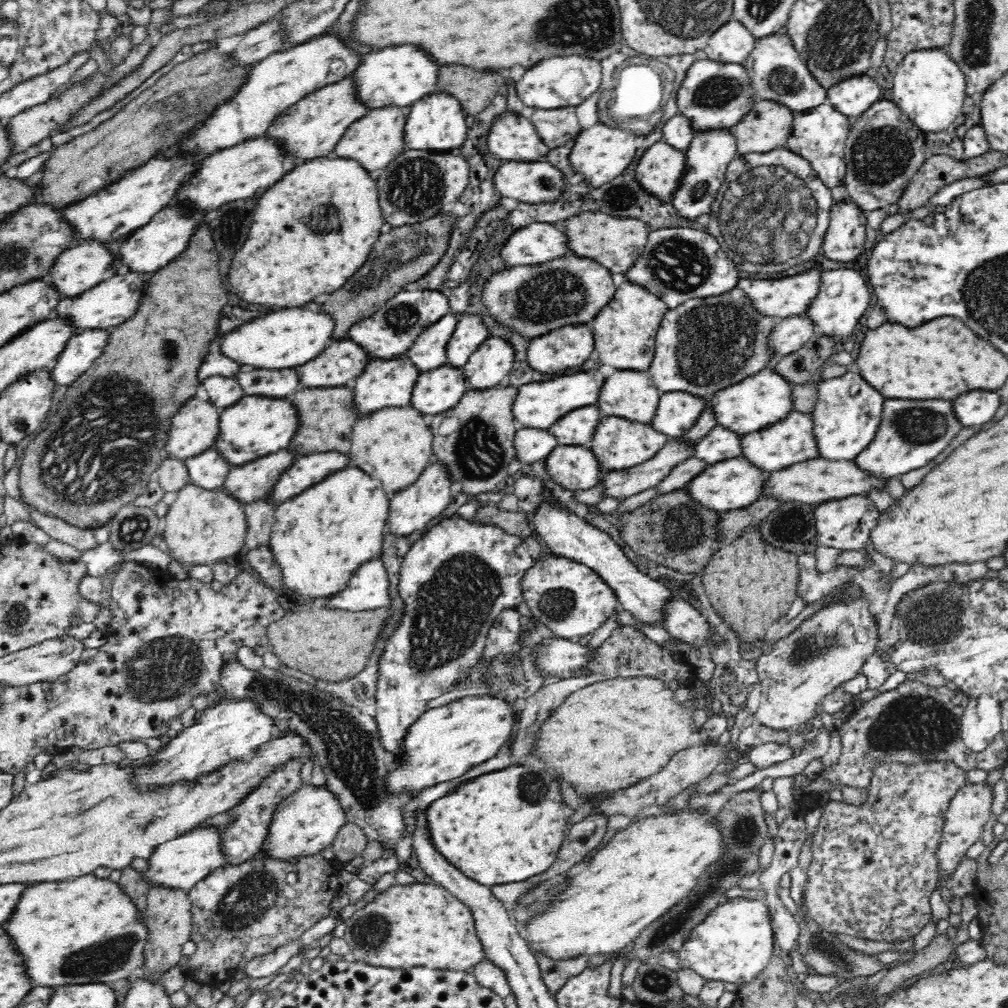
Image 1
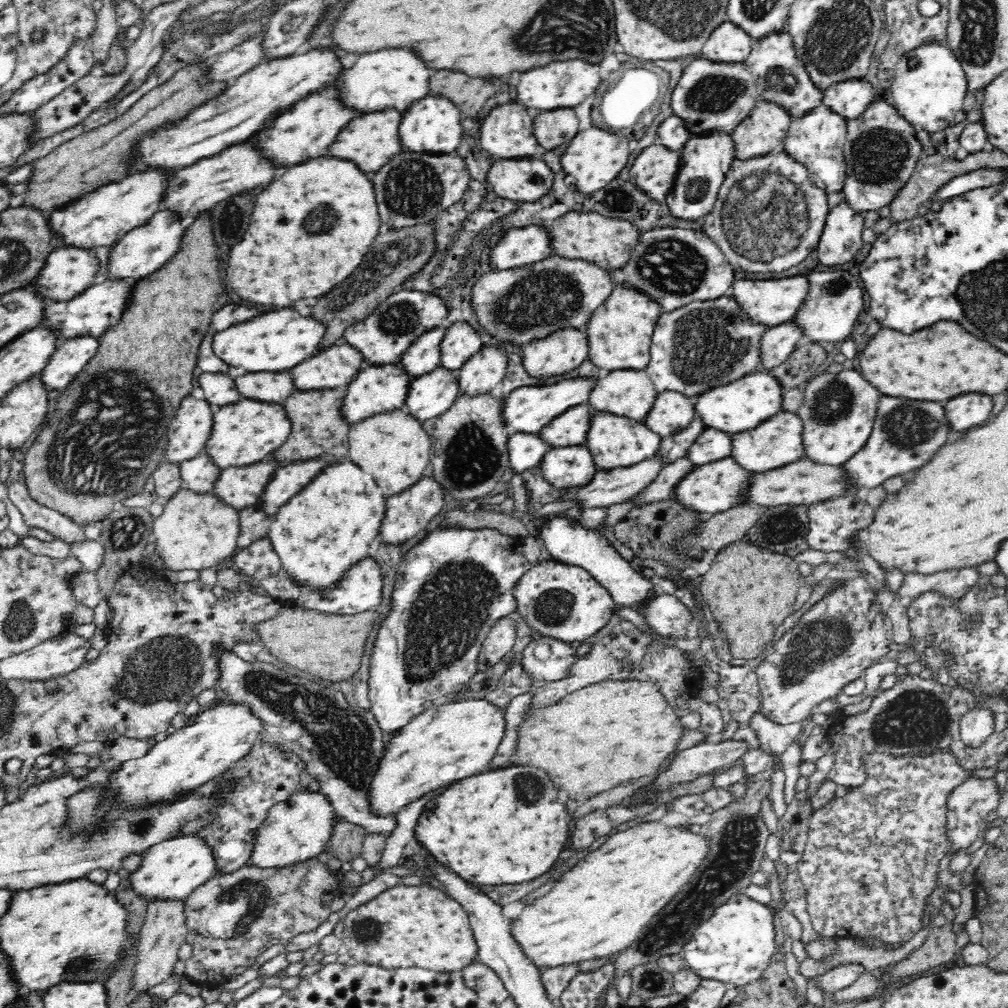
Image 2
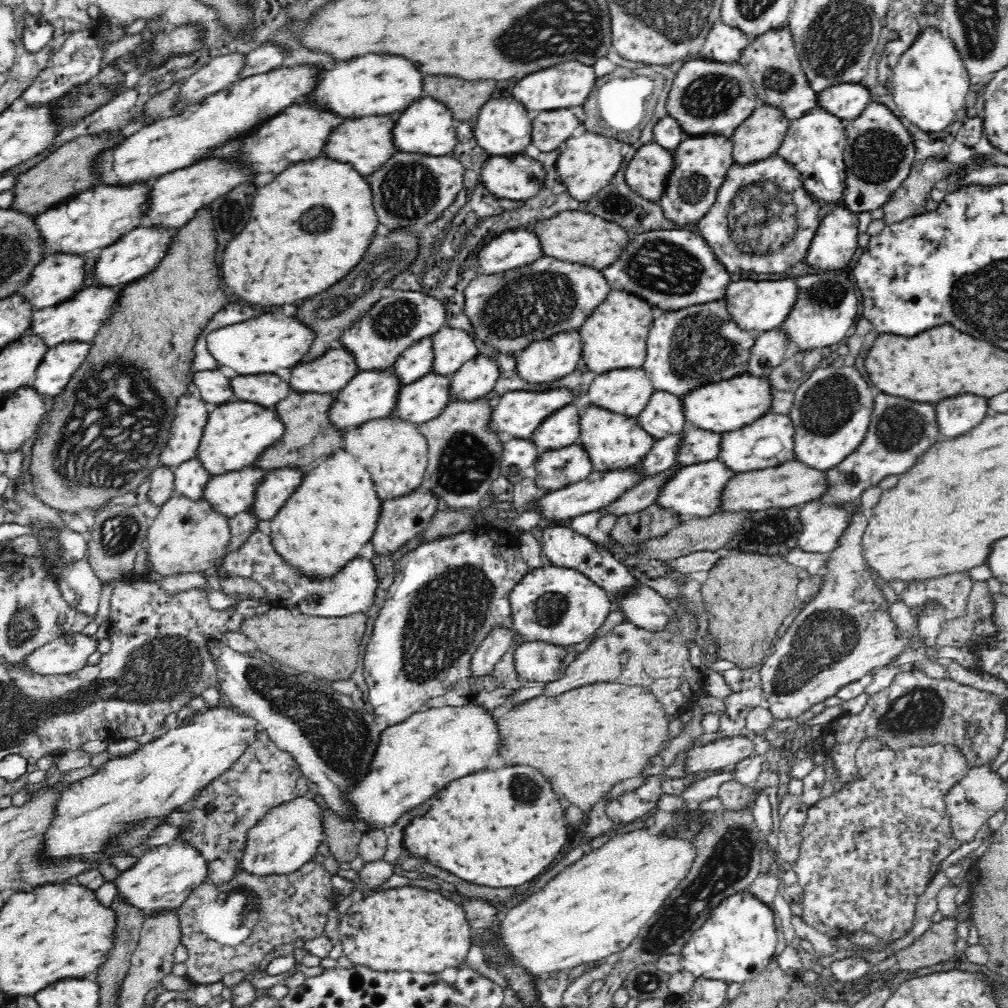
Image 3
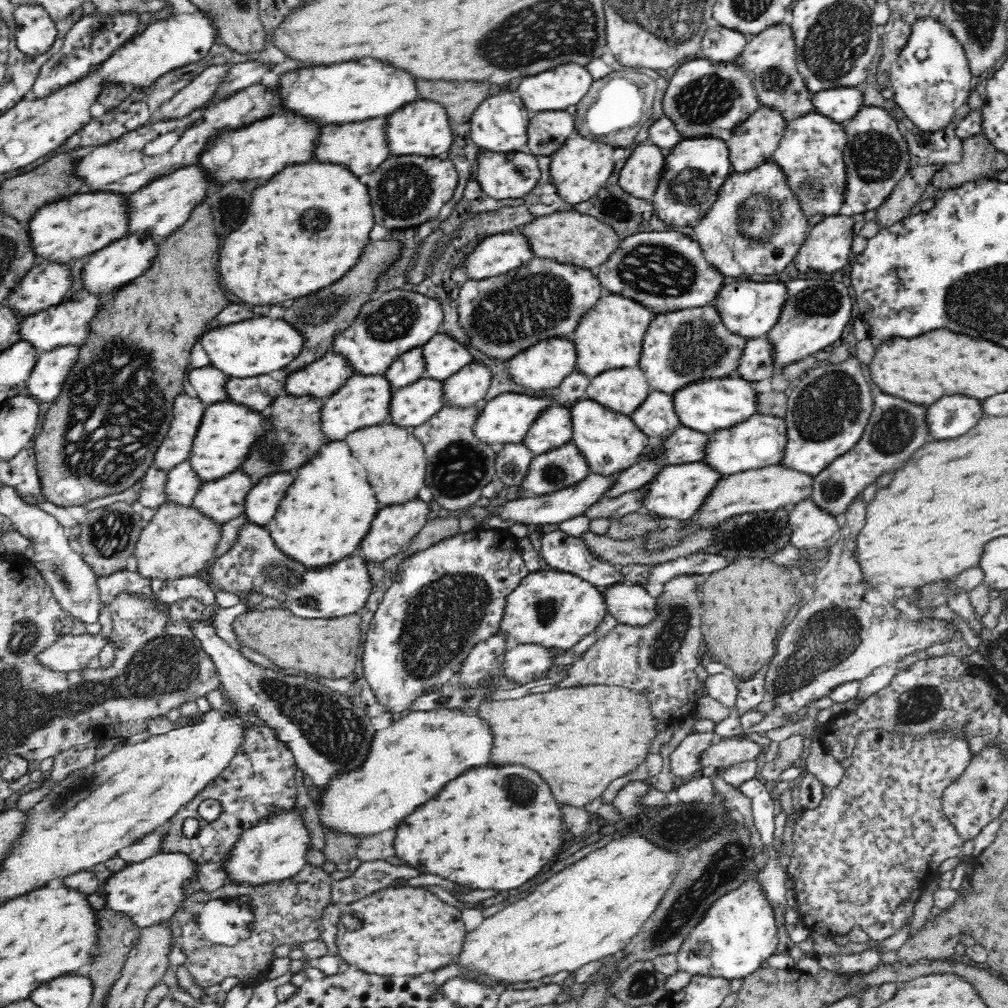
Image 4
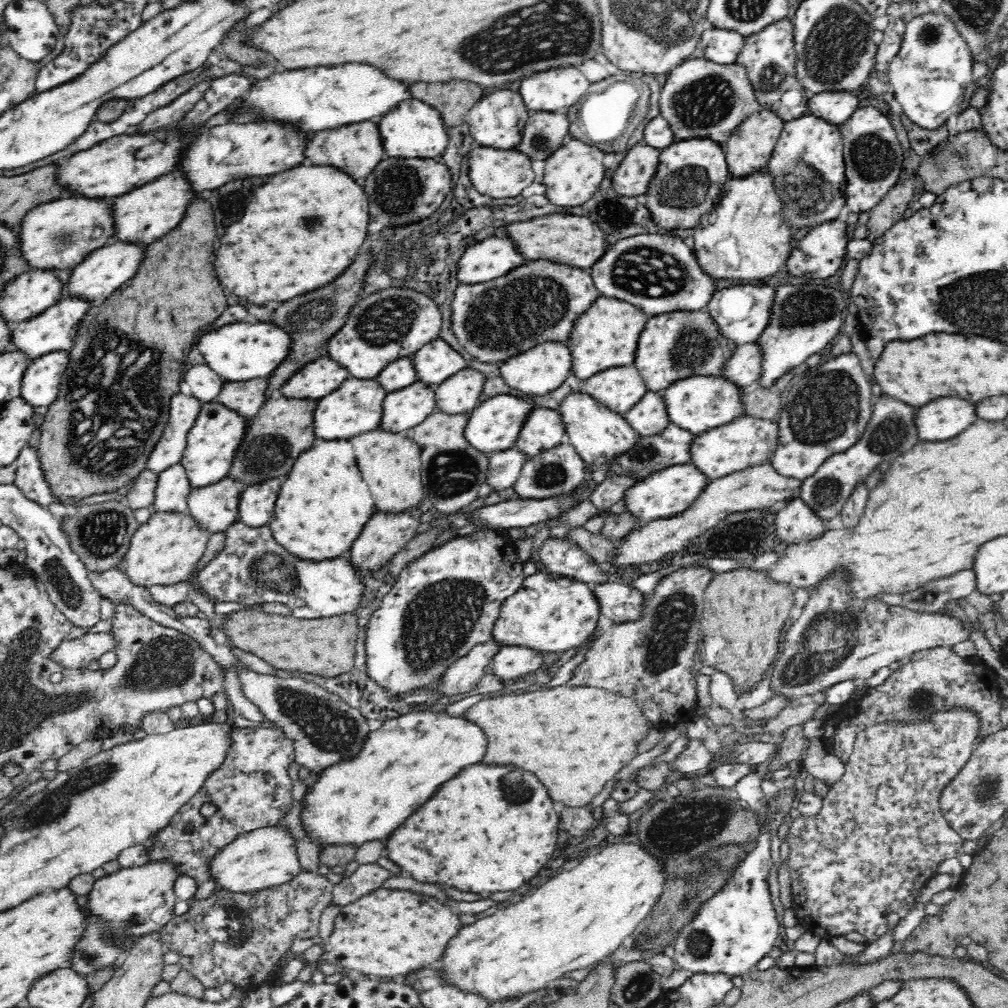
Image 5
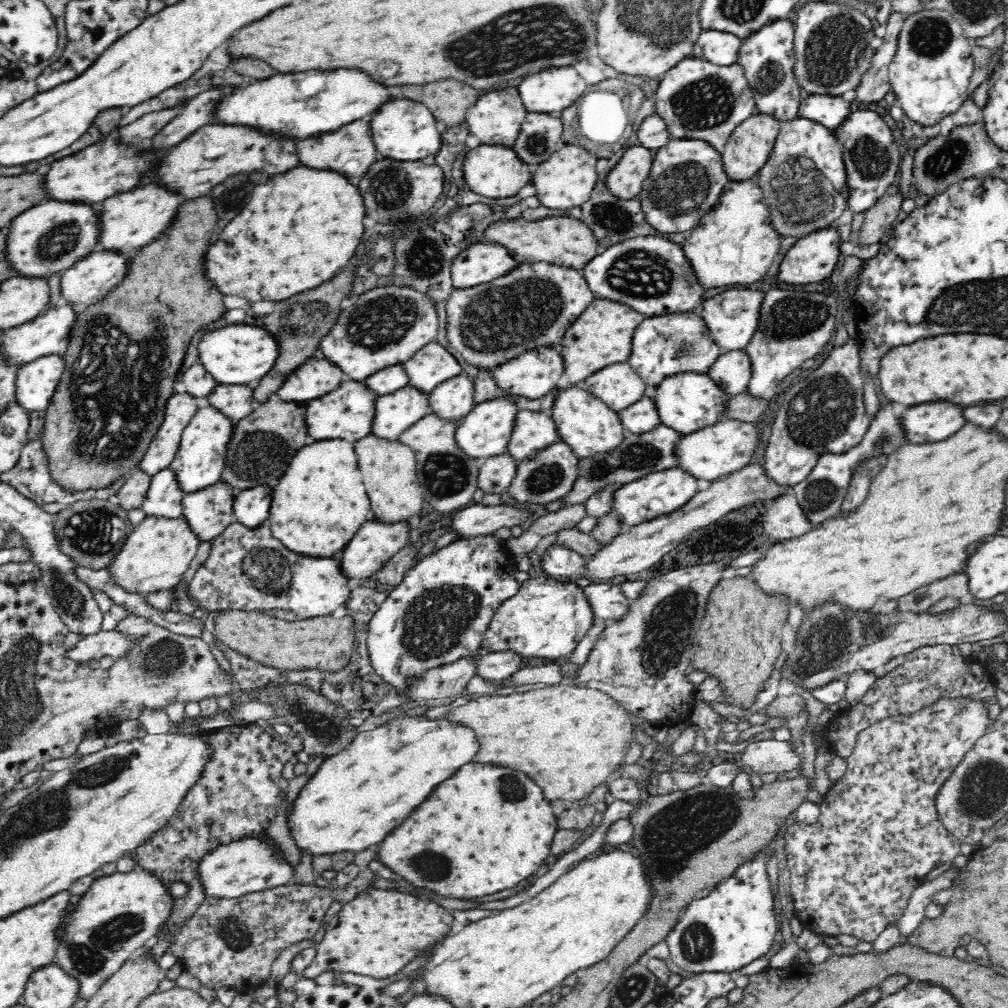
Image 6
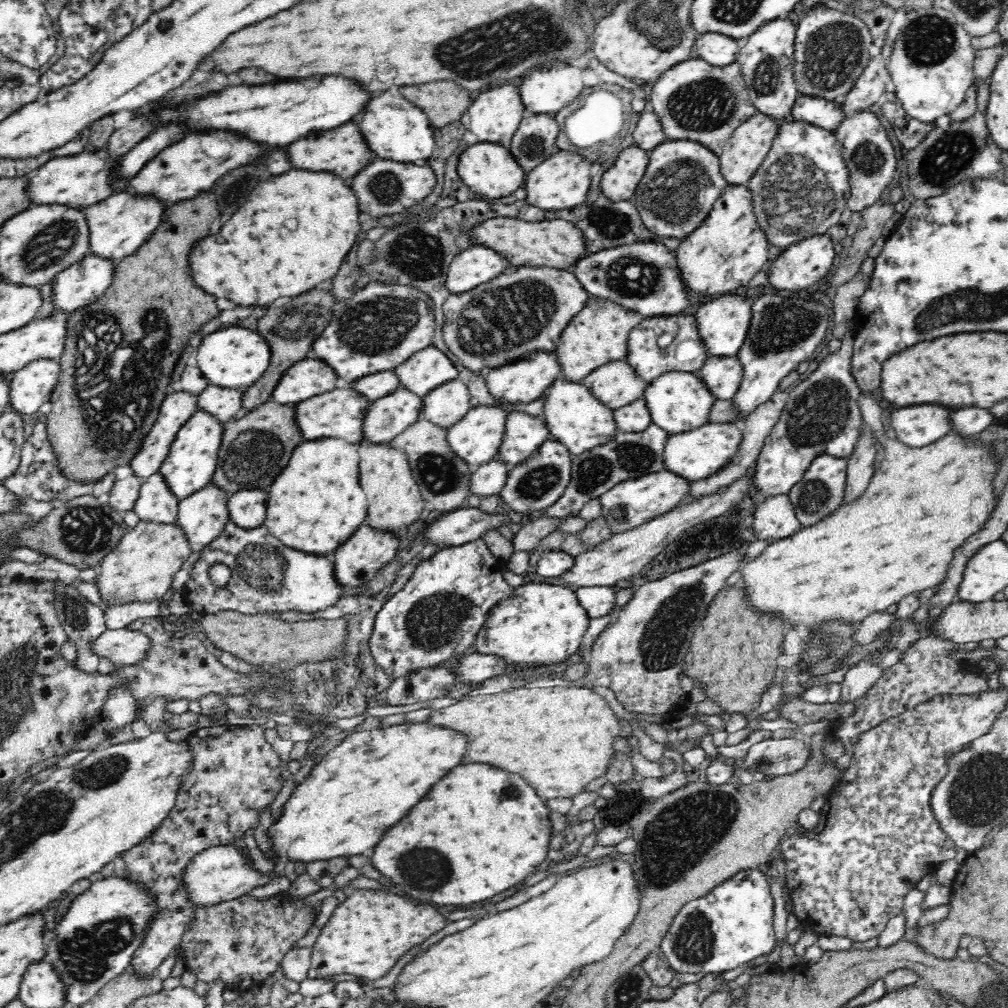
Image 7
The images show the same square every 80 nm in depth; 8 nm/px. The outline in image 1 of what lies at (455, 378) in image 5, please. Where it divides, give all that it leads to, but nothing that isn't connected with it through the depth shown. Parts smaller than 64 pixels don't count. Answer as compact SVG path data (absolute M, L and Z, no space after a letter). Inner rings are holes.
M489 336L463 368L470 388L485 389L504 383L514 364L514 345L506 338Z

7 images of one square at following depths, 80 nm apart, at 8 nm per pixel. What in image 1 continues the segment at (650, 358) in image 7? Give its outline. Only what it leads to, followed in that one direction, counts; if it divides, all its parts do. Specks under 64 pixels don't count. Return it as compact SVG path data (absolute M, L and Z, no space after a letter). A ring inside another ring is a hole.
M741 288L708 298L690 298L664 316L656 338L655 358L649 369L652 380L661 393L684 391L709 398L781 360L770 345L770 334L779 321L776 315L758 311L751 296Z

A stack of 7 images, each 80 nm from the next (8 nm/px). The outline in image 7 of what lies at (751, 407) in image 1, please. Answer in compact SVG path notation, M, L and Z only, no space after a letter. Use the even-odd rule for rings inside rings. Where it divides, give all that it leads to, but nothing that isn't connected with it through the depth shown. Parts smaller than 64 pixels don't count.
M678 371L663 374L648 384L643 398L650 407L652 422L670 434L690 432L710 423L710 412L717 400L714 391L710 391L710 387L697 373Z

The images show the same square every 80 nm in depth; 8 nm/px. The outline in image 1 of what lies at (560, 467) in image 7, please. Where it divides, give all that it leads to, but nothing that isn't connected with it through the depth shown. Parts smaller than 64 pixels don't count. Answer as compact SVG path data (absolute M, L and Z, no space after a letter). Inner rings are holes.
M558 445L545 458L546 470L569 491L590 490L601 484L604 470L591 449Z

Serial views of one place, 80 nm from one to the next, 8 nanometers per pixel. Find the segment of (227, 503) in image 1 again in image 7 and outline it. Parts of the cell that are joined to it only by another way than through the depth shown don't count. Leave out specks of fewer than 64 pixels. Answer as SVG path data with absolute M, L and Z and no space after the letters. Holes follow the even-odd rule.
M140 520L128 534L124 534L118 548L100 562L96 588L106 607L167 598L171 593L174 574L182 570L192 553L192 543L178 523Z

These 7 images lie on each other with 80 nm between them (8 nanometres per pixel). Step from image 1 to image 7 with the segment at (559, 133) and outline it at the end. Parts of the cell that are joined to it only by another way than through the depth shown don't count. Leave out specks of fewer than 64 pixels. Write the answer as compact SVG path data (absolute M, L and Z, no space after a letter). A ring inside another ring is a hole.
M527 113L512 136L509 150L524 170L530 171L558 150L558 132L560 128L554 117Z

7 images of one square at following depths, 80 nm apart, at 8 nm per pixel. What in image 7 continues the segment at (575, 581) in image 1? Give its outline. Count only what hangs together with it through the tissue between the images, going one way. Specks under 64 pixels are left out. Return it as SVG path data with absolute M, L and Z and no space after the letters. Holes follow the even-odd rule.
M546 580L524 583L514 588L514 594L510 598L500 601L500 604L492 608L486 625L476 638L476 652L504 657L511 666L519 668L561 663L579 650L590 619L588 611L576 595L576 590L571 586L550 584Z

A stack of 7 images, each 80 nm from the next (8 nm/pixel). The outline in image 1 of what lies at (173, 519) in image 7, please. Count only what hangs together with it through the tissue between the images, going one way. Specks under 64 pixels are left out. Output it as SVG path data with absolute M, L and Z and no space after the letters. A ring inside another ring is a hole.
M210 447L185 461L190 471L190 482L208 490L224 487L230 470L236 467L216 447Z

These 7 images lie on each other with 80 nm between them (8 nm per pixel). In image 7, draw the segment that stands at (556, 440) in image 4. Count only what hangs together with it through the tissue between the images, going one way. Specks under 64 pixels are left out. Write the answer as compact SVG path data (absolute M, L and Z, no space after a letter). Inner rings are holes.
M514 411L508 414L506 434L498 452L498 459L512 468L536 452L544 442L552 441L550 427L538 416Z

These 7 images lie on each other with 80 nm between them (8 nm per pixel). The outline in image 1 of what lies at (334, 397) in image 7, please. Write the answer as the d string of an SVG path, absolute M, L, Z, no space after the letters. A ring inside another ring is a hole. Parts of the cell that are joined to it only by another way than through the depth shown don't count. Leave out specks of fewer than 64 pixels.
M408 351L403 353L398 354L396 358L390 358L390 360L371 357L367 370L354 379L356 382L351 383L353 388L356 388L356 409L358 409L360 416L384 407L401 407L411 404L412 392L414 392L416 382L422 372L412 361Z

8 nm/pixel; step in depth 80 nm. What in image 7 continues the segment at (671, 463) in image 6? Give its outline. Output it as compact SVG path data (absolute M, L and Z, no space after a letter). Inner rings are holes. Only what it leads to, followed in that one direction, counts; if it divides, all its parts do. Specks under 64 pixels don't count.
M653 422L644 432L627 433L619 431L616 440L612 440L604 446L598 446L598 448L590 450L590 453L572 455L570 484L557 502L546 508L543 516L565 517L568 513L580 511L586 502L600 497L604 492L608 492L624 480L636 480L636 478L646 476L651 472L666 470L664 450L666 450L666 442L668 442L670 435L668 431Z

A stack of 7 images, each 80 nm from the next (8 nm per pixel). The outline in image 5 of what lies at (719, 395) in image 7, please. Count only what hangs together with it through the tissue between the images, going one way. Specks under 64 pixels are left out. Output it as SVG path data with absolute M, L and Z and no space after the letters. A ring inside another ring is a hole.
M758 341L741 344L720 375L746 388L762 378L764 356Z

